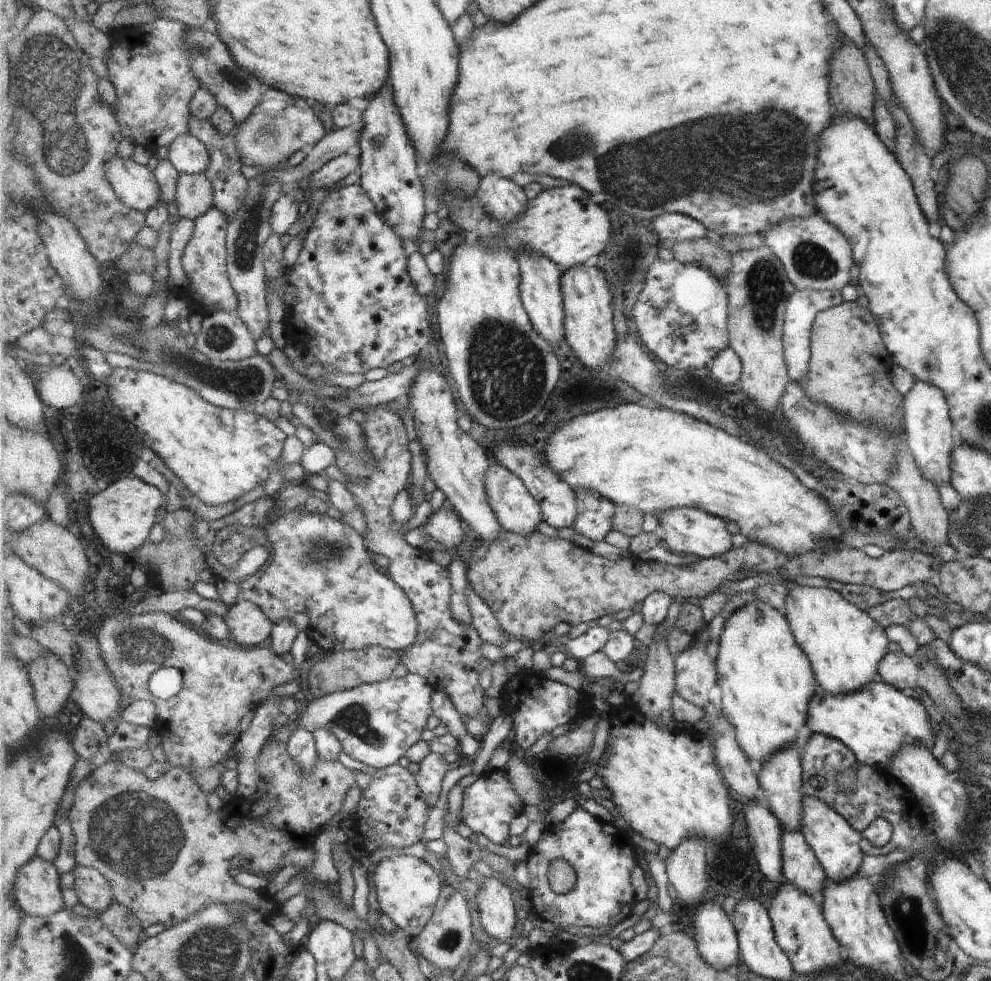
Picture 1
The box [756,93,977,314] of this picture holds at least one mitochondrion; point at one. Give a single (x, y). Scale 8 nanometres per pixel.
(809, 260)

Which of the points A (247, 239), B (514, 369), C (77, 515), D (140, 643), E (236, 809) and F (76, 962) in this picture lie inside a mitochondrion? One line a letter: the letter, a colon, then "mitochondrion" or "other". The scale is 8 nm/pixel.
A: mitochondrion
B: mitochondrion
C: other
D: mitochondrion
E: other
F: mitochondrion

